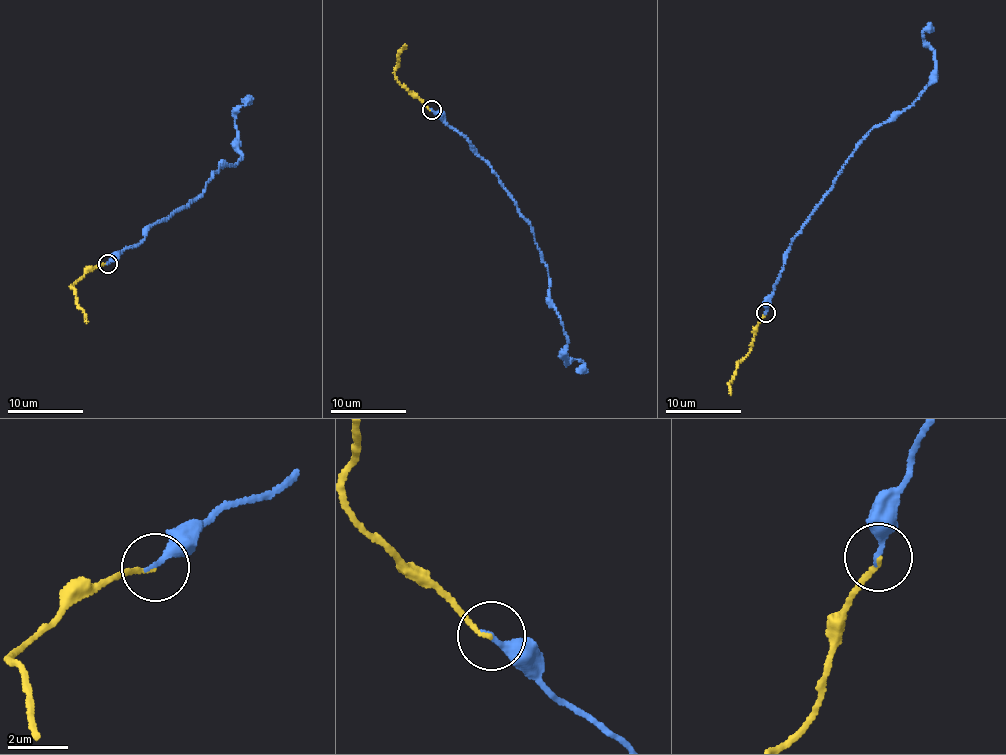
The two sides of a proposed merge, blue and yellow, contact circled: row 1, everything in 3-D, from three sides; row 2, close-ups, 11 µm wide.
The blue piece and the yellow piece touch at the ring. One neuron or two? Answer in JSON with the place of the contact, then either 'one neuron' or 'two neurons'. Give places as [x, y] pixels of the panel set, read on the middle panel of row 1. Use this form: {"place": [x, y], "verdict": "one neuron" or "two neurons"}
{"place": [432, 110], "verdict": "one neuron"}

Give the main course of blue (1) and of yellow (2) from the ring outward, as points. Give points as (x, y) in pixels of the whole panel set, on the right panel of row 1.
1: (766, 313), (783, 257), (847, 159), (874, 127), (894, 119), (923, 91), (935, 68), (922, 35), (933, 28)
2: (766, 313), (744, 359), (736, 366), (736, 375), (730, 383), (731, 395)

